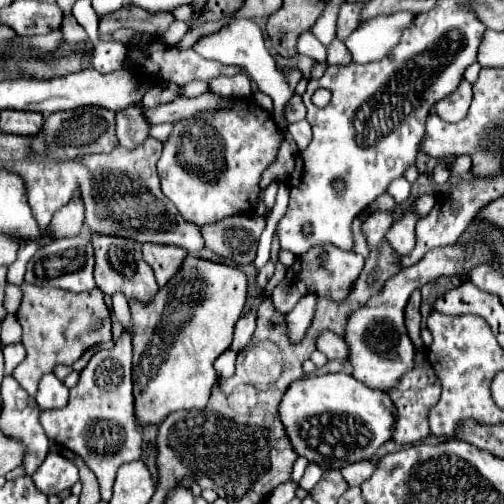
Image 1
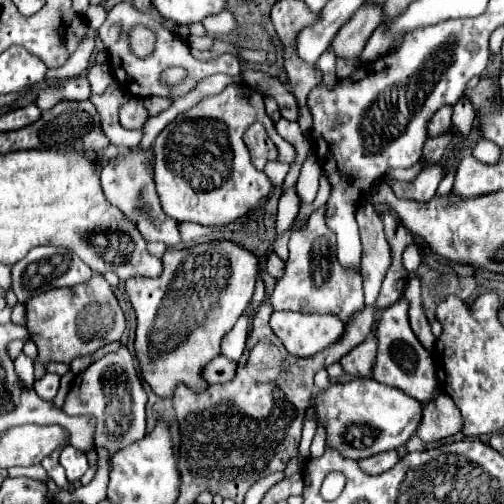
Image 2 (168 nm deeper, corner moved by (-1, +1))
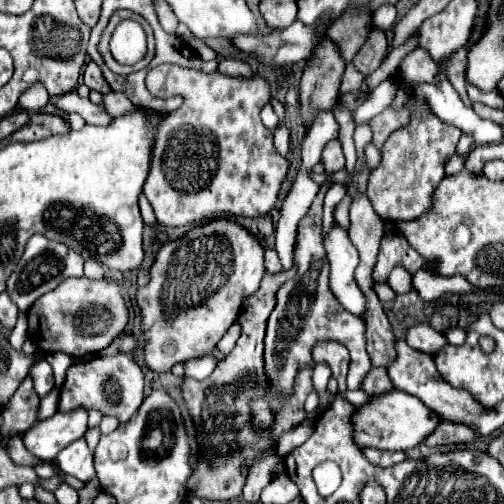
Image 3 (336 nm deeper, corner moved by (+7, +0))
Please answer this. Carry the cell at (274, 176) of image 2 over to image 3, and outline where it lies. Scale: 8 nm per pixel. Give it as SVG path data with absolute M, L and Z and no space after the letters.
M280 122L280 124L274 128L274 146L276 146L276 150L278 150L282 156L288 154L288 140L290 140L290 132L288 132L286 124Z

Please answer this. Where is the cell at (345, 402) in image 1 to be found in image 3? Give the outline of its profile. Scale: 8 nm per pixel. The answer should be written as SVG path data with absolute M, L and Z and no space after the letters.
M392 390L388 394L372 396L372 400L364 406L358 406L356 410L356 430L354 438L360 448L378 448L378 450L410 450L424 442L426 436L430 436L436 426L442 422L442 418L432 412L428 406L424 406L416 396L400 390Z

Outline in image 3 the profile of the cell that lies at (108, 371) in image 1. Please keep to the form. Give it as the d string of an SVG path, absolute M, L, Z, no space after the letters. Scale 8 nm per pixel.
M124 352L114 356L104 356L96 360L76 362L68 368L66 382L60 390L60 408L58 410L74 410L76 406L88 406L88 410L102 410L102 414L112 414L120 422L132 418L140 408L144 398L144 374L142 368Z

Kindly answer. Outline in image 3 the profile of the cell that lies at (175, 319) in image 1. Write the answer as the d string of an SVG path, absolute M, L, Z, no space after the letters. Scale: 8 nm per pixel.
M210 220L204 226L196 226L184 236L166 242L158 250L156 260L150 268L150 284L138 288L138 306L142 310L142 330L146 338L144 358L148 368L162 372L170 370L178 362L186 362L190 358L200 358L204 354L214 352L216 344L238 318L244 298L258 290L262 274L264 246L250 230L232 220Z

